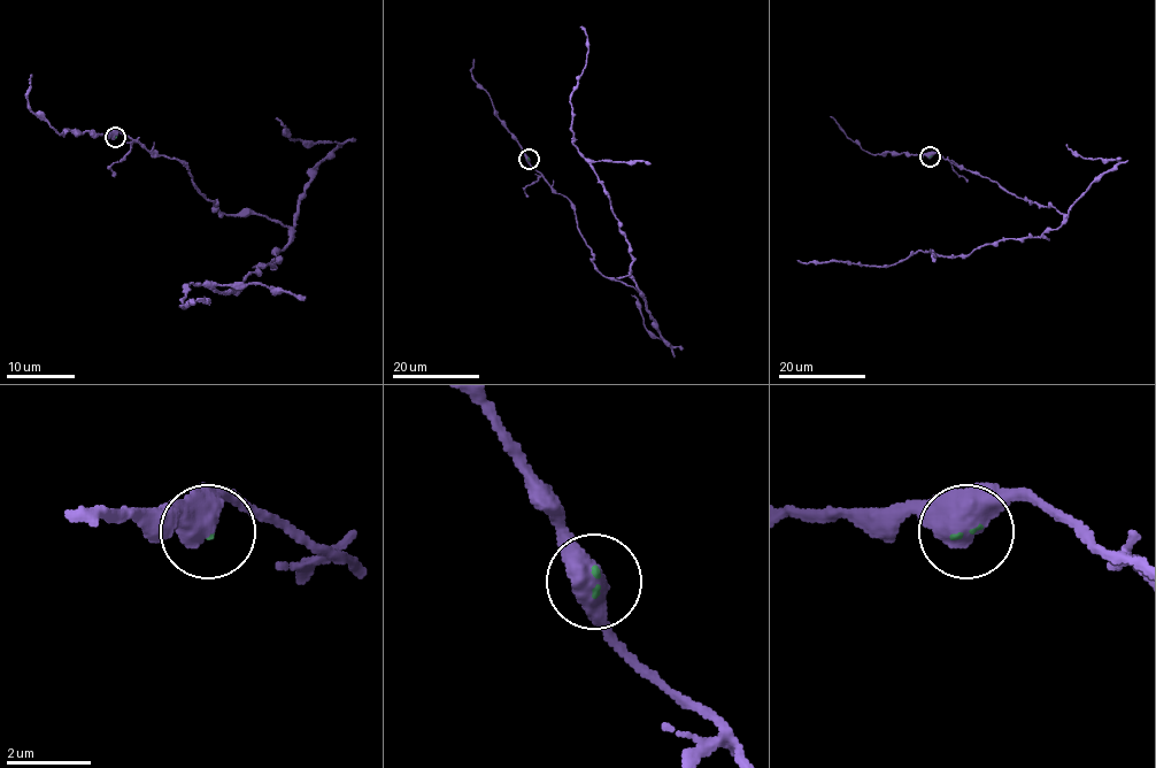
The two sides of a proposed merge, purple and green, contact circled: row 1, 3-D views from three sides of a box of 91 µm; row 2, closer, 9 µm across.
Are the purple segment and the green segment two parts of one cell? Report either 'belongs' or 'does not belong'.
belongs

